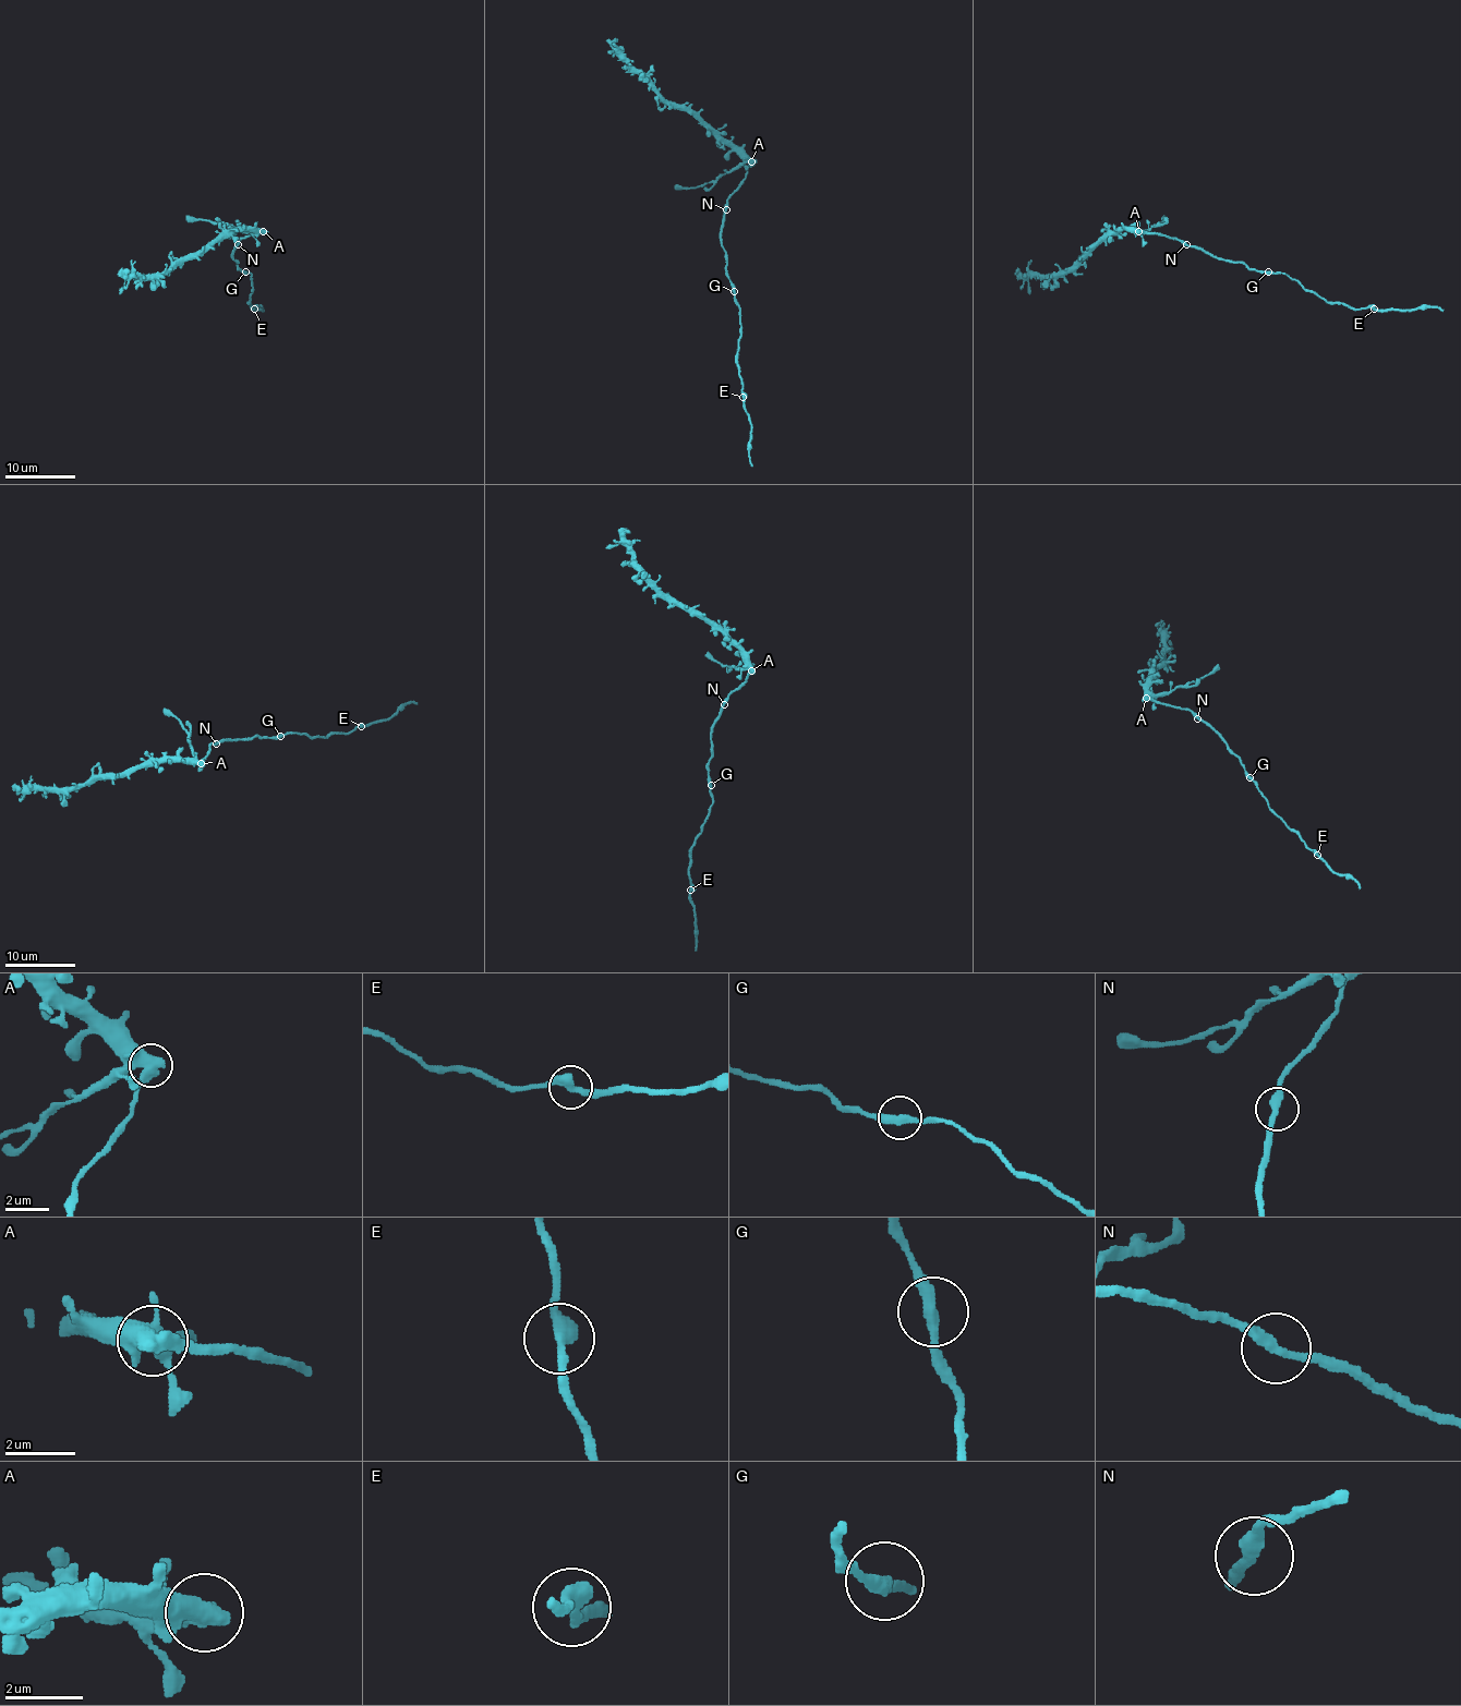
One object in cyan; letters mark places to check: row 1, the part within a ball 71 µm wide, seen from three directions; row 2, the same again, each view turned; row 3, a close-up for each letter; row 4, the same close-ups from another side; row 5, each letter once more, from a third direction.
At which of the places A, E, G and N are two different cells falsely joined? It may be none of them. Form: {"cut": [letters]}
{"cut": ["A"]}

